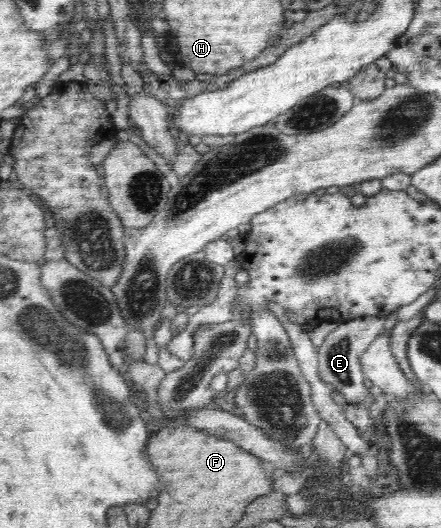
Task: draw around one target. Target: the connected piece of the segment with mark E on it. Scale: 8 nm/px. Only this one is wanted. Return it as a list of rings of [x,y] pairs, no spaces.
[[[364,315],[361,318],[354,318],[349,322],[341,323],[335,330],[330,332],[323,344],[317,348],[318,352],[318,374],[320,379],[329,386],[334,386],[347,398],[349,404],[363,405],[369,410],[374,403],[375,397],[367,386],[364,386],[366,377],[362,372],[360,364],[361,356],[369,349],[381,333],[384,332],[385,317],[374,317]]]

